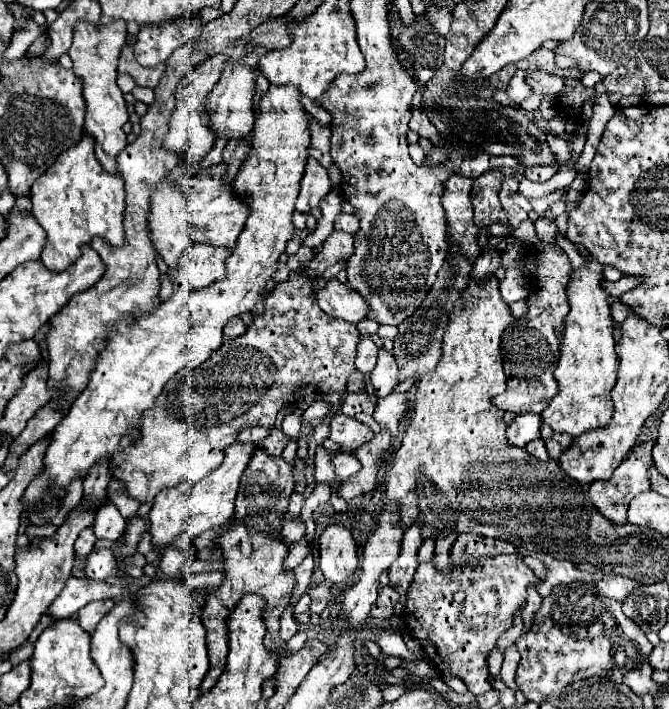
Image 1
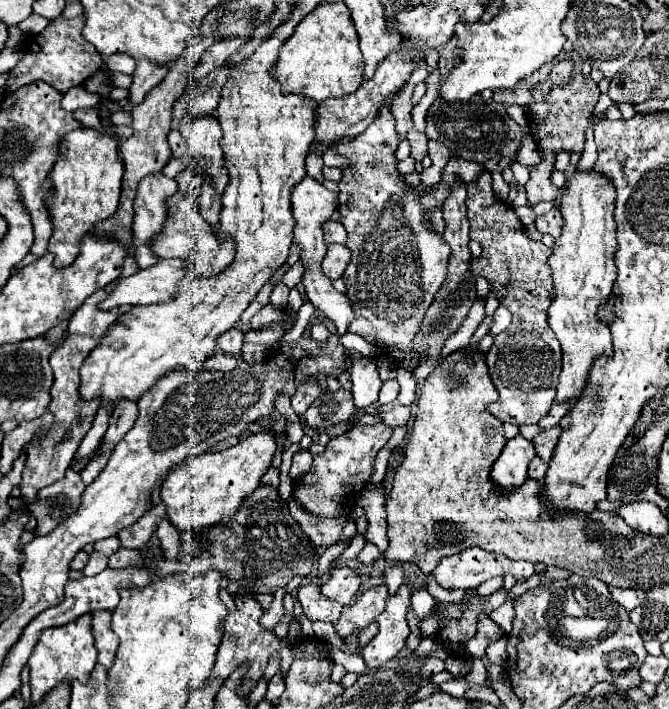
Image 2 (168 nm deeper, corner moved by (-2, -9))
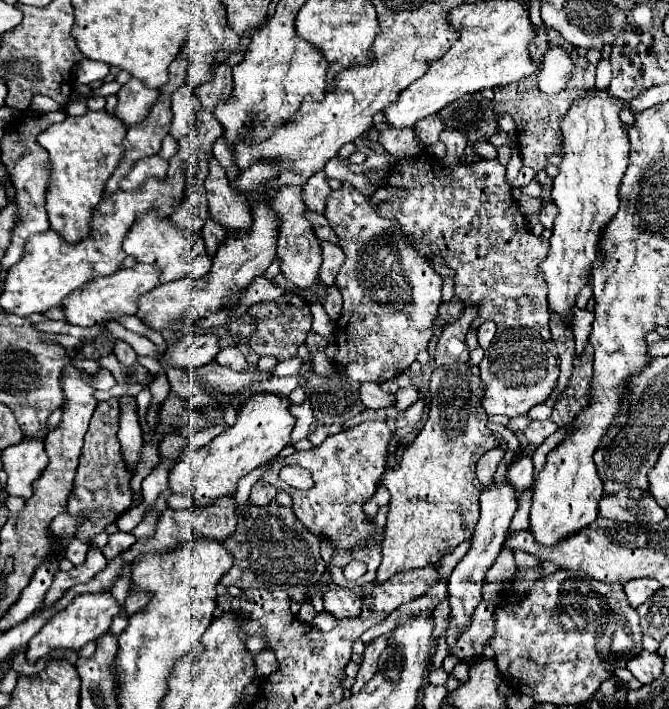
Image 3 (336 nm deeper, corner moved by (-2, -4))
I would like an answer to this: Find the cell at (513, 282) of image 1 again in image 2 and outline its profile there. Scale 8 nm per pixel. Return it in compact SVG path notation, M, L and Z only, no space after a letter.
M498 306L498 310L494 312L494 322L492 322L492 328L490 328L490 334L500 334L504 332L508 326L510 326L510 312L508 312L508 306Z

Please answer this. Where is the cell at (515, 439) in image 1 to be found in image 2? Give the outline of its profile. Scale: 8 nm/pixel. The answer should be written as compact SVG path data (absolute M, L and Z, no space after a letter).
M514 436L506 442L500 458L494 462L490 478L498 488L520 486L526 480L526 470L530 460L534 458L532 442L524 436Z

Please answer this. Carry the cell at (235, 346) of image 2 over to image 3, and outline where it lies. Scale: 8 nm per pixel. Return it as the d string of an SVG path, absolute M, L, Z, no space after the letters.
M224 347L220 349L220 353L216 355L216 361L224 367L230 367L232 371L244 371L246 369L246 359L242 355L242 351L238 347Z

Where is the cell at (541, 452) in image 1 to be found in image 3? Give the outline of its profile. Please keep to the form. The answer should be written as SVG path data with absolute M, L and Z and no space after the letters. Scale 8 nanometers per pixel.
M522 457L520 461L516 461L510 467L510 471L508 471L508 479L510 479L512 487L516 489L516 499L520 499L520 495L534 481L534 463L532 463L532 457Z

